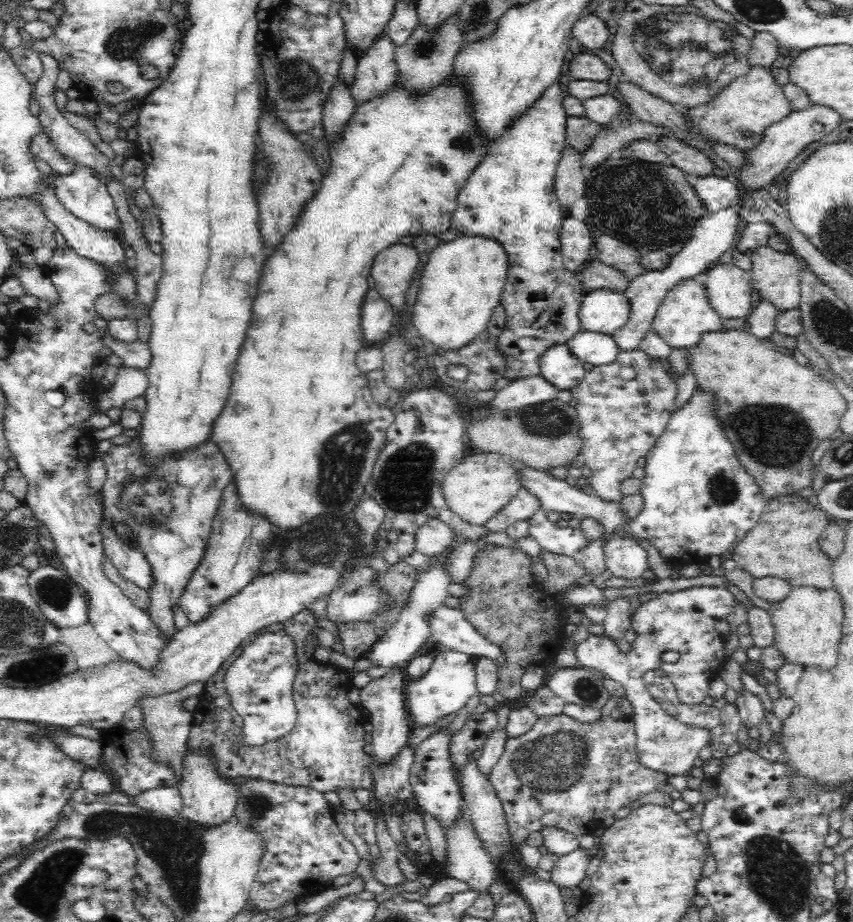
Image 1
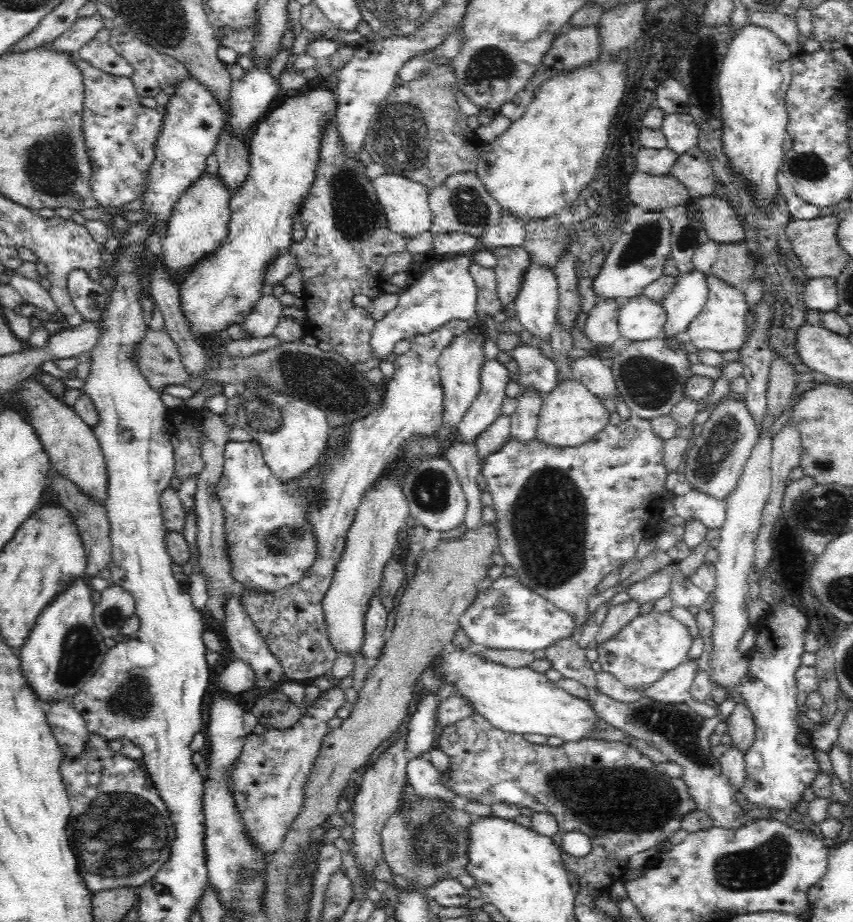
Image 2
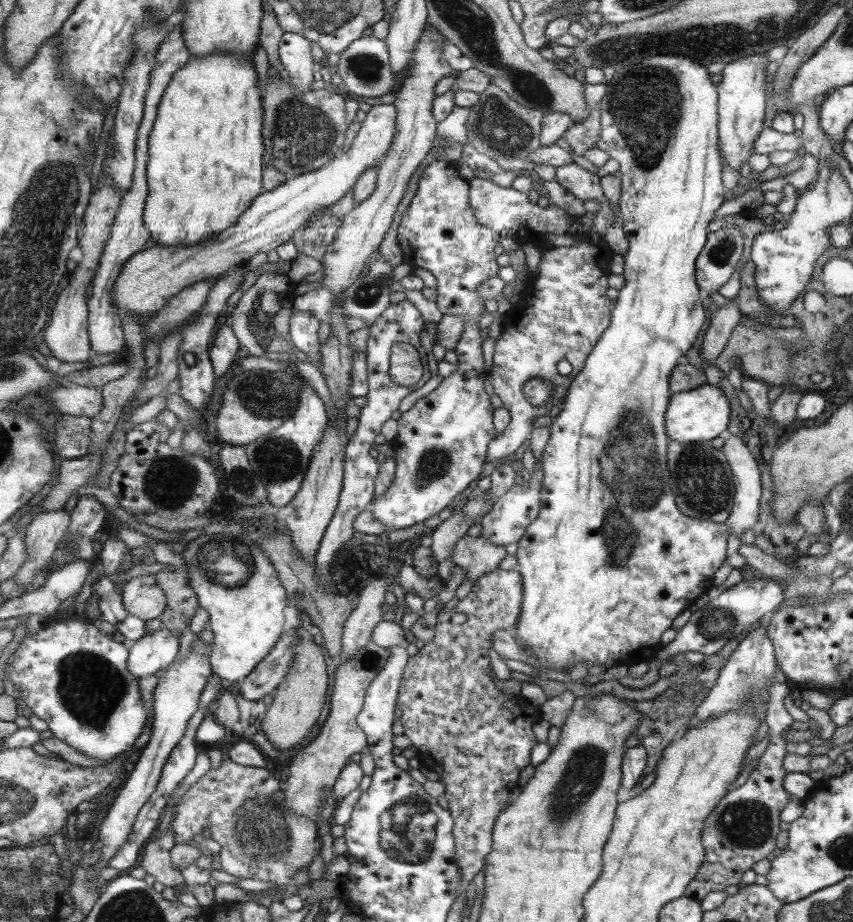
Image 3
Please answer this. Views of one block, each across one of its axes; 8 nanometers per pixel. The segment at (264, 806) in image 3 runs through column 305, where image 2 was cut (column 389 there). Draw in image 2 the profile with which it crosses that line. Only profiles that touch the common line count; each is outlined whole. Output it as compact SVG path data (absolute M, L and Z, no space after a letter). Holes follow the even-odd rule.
M404 792L402 803L404 803L404 807L398 808L397 812L388 818L381 831L382 857L388 863L391 872L402 878L405 877L405 880L409 880L424 890L435 886L436 882L440 882L444 878L453 878L464 888L474 887L474 877L468 873L467 864L470 860L468 848L471 846L472 824L476 820L476 816L454 806L452 801L444 801L436 799L436 797L407 795Z

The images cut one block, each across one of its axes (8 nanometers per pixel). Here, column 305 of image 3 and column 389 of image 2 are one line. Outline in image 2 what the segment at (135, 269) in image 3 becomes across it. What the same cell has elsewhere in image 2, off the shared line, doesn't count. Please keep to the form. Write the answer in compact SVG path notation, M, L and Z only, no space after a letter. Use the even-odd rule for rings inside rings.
M388 173L378 175L372 183L378 196L378 203L384 211L385 220L388 221L388 227L392 232L408 240L430 231L432 210L429 206L428 188L404 176Z

